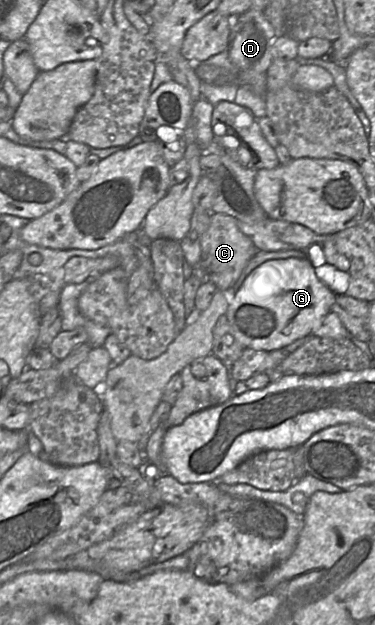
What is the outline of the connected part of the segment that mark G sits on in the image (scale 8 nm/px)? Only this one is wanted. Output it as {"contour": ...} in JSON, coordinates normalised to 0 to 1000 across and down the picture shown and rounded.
{"contour":[[[816,413],[725,416],[685,427],[613,478],[603,506],[616,534],[656,557],[725,562],[755,557],[832,531],[901,472],[840,438]]]}

